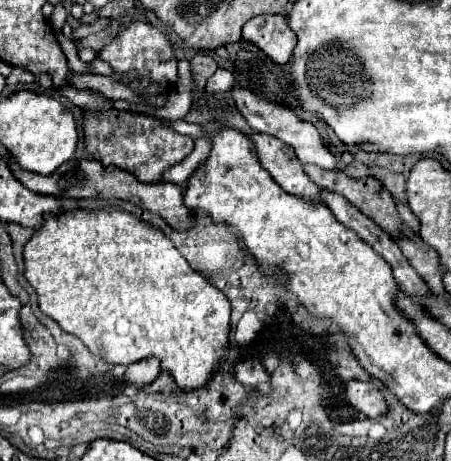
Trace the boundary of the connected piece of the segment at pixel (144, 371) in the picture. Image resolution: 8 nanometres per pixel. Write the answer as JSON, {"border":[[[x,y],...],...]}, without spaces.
{"border":[[[149,360],[149,362],[137,362],[137,364],[131,364],[127,366],[127,372],[123,374],[123,382],[129,384],[129,386],[141,386],[141,384],[151,384],[157,376],[159,376],[159,364],[155,360]]]}

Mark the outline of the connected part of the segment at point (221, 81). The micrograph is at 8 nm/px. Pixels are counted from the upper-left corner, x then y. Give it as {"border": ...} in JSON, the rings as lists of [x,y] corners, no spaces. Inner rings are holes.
{"border":[[[219,68],[209,80],[207,80],[207,92],[227,92],[227,90],[231,90],[231,86],[235,84],[235,78],[233,78],[233,74],[229,72],[229,70],[225,70],[225,68]]]}

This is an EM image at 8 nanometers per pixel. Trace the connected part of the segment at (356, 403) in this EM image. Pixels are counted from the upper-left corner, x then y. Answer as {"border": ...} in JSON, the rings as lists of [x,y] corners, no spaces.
{"border":[[[345,382],[343,392],[345,402],[369,418],[377,418],[387,412],[383,392],[377,390],[373,382]]]}

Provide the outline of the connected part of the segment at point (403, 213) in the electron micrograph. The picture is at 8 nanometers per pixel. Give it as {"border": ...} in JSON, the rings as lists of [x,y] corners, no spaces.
{"border":[[[397,202],[397,212],[399,212],[399,216],[401,216],[403,226],[407,226],[407,228],[411,228],[415,234],[419,234],[419,220],[417,220],[415,214],[407,208],[407,204]]]}

